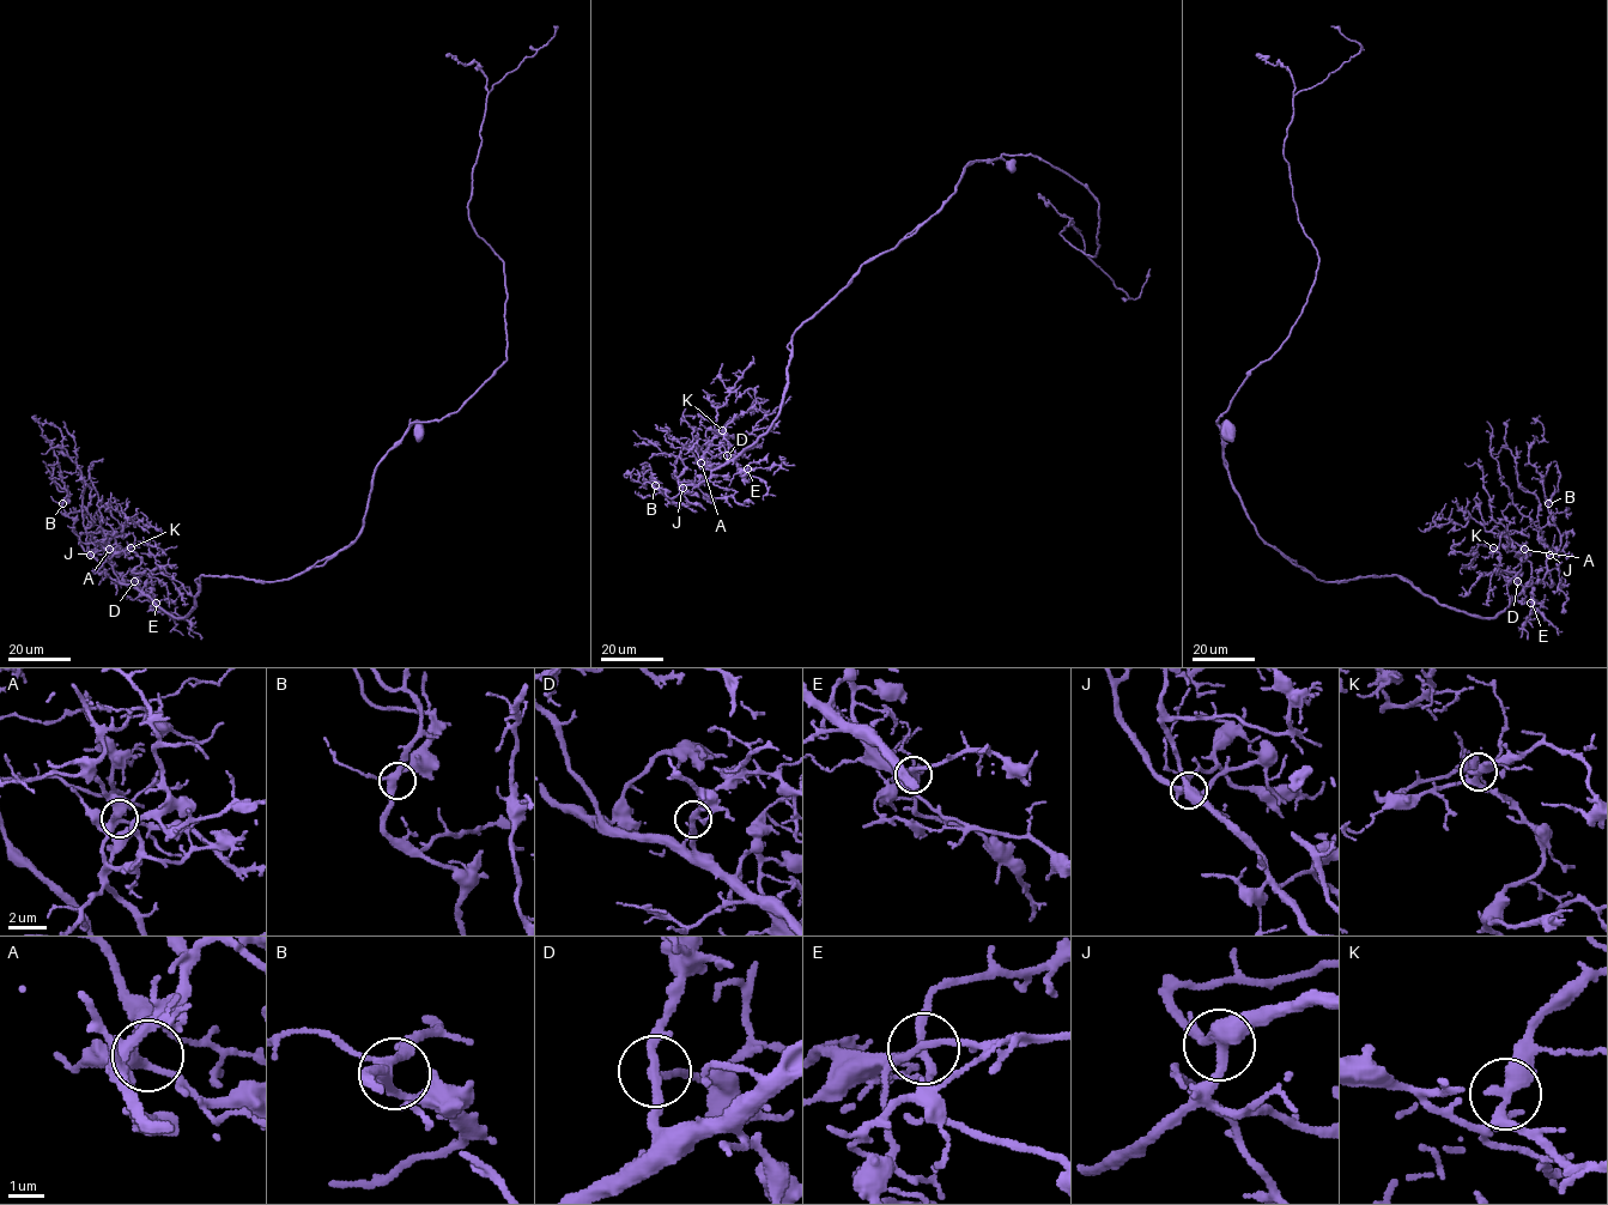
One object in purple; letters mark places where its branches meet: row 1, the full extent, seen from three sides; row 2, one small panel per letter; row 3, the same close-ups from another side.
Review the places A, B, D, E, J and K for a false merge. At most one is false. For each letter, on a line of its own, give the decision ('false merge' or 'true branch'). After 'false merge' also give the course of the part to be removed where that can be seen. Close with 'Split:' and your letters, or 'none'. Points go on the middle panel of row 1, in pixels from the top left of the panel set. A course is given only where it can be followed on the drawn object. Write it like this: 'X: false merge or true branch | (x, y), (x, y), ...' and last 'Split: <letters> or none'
A: true branch
B: true branch
D: true branch
E: true branch
J: true branch
K: true branch
Split: none

